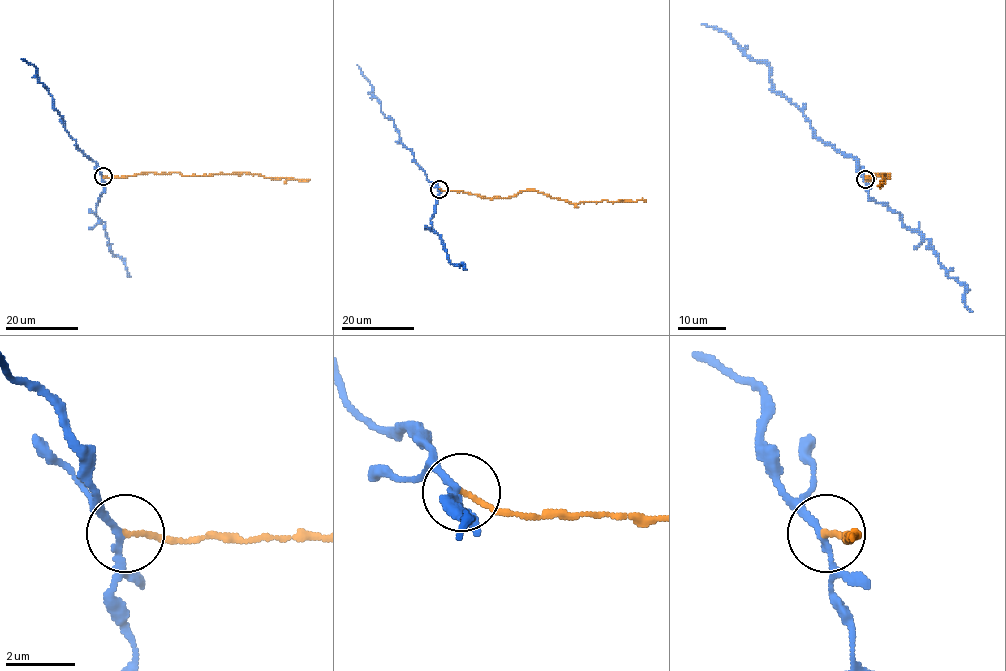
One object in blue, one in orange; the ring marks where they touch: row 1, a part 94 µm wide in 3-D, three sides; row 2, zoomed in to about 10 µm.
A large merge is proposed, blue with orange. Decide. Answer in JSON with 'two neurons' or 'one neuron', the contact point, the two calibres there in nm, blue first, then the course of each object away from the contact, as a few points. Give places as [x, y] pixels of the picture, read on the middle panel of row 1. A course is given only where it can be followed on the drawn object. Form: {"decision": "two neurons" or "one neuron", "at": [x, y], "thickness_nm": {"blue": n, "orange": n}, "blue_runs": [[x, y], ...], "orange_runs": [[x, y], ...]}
{"decision": "two neurons", "at": [439, 189], "thickness_nm": {"blue": 170, "orange": 160}, "blue_runs": [[439, 188], [427, 178], [411, 149], [400, 142], [399, 133], [390, 118], [381, 112], [372, 85], [357, 65]], "orange_runs": [[440, 188], [490, 198], [508, 198], [522, 191], [536, 190], [575, 204], [604, 199], [645, 201]]}

